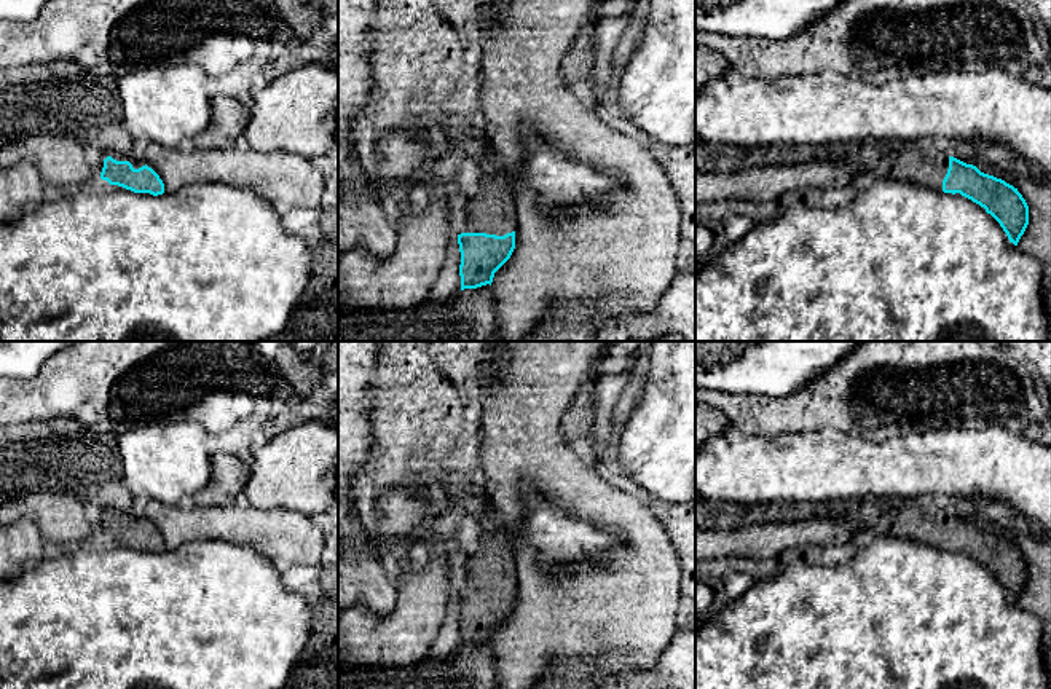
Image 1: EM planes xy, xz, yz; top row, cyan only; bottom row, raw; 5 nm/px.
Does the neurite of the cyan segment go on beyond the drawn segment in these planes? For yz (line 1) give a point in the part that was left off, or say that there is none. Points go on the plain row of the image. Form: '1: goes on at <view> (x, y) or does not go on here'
1: goes on at yz (924, 519)

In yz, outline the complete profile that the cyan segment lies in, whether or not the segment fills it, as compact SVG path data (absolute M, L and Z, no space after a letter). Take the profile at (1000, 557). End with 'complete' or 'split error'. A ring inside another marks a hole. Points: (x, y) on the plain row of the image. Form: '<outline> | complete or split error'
M858 499L834 506L847 515L866 536L893 534L922 539L936 549L960 550L990 571L1018 603L1029 582L1029 563L1013 542L981 530L941 507L939 499Z | split error

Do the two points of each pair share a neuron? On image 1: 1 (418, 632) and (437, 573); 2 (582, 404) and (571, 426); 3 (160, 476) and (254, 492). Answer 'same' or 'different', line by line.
1: same
2: same
3: different

